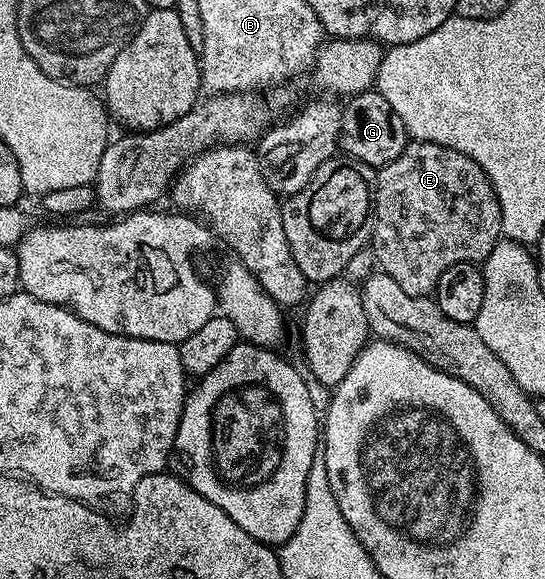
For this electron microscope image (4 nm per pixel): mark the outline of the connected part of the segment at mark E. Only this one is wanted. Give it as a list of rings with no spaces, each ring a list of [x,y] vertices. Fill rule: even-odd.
[[[411,140],[408,141],[407,147],[401,152],[401,156],[397,156],[397,160],[378,167],[377,173],[379,179],[375,185],[375,223],[373,224],[369,250],[375,253],[375,258],[379,261],[378,269],[384,274],[393,276],[393,280],[397,280],[397,285],[405,292],[409,292],[409,296],[425,298],[434,295],[435,288],[439,284],[439,278],[449,268],[453,268],[453,264],[465,264],[466,262],[482,264],[489,256],[489,252],[493,252],[493,248],[501,241],[503,233],[501,228],[501,204],[497,200],[497,192],[493,188],[489,176],[485,176],[482,168],[469,156],[441,144]]]

